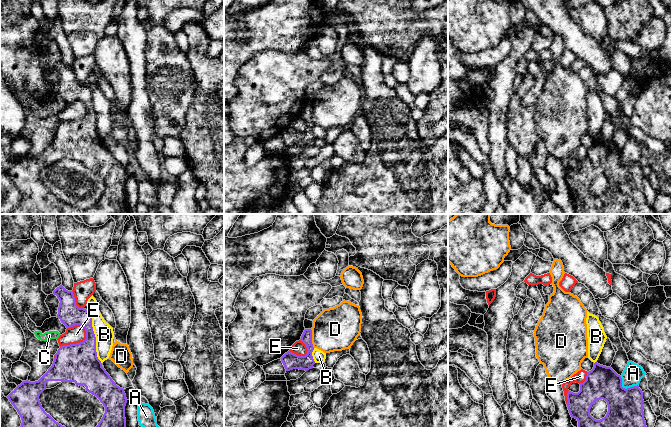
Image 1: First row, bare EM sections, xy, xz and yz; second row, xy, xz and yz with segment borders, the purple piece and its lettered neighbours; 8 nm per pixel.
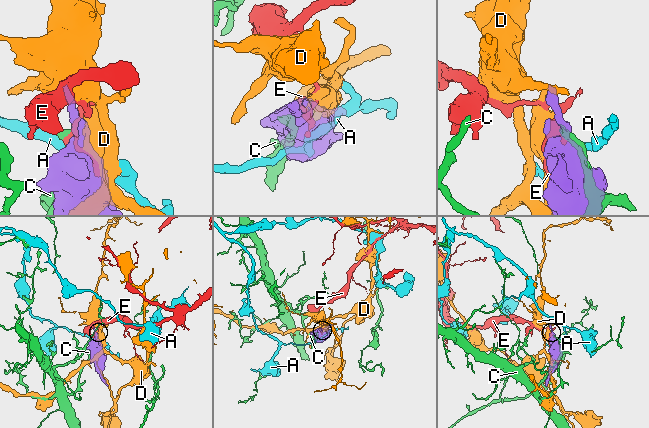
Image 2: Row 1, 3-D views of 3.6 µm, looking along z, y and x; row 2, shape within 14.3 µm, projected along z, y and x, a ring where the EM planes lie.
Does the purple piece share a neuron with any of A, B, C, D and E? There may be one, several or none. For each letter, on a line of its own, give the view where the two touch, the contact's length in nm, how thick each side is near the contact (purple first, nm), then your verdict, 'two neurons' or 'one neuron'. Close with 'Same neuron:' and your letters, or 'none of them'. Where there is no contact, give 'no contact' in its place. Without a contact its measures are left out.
A: yz | 160 nm | 280/160 nm | two neurons
B: xy | 440 nm | 320/150 nm | two neurons
C: xy | 30 nm | 180/20 nm | two neurons
D: xz | 160 nm | 130/360 nm | two neurons
E: xy | 260 nm | 320/140 nm | two neurons
Same neuron: none of them

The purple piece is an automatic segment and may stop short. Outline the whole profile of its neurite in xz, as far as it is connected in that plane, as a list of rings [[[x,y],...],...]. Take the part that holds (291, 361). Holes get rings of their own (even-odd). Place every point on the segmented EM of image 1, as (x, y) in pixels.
[[[305,329],[300,340],[306,345],[308,350],[307,354],[305,356],[298,356],[290,351],[285,353],[281,357],[281,361],[286,371],[290,371],[293,369],[307,371],[313,368],[313,365],[315,364],[315,361],[312,356],[312,352],[314,350],[314,347],[312,344],[312,330]]]

